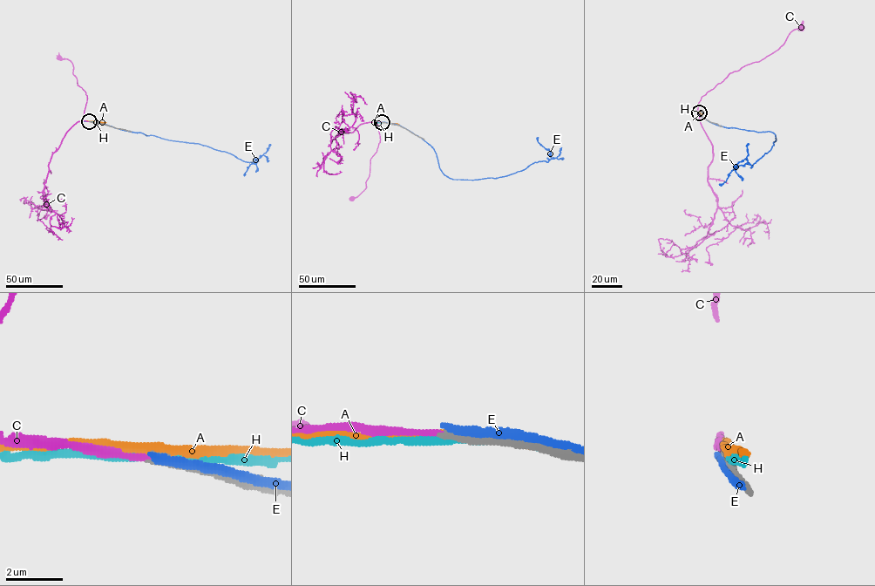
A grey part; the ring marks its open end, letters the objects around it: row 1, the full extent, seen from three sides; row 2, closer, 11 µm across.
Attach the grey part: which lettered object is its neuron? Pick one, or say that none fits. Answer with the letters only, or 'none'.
C

